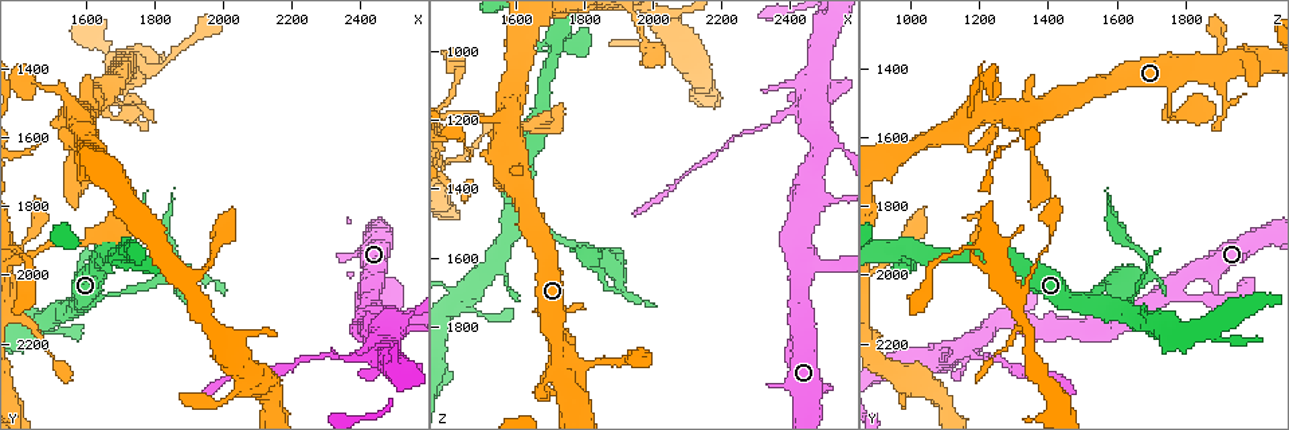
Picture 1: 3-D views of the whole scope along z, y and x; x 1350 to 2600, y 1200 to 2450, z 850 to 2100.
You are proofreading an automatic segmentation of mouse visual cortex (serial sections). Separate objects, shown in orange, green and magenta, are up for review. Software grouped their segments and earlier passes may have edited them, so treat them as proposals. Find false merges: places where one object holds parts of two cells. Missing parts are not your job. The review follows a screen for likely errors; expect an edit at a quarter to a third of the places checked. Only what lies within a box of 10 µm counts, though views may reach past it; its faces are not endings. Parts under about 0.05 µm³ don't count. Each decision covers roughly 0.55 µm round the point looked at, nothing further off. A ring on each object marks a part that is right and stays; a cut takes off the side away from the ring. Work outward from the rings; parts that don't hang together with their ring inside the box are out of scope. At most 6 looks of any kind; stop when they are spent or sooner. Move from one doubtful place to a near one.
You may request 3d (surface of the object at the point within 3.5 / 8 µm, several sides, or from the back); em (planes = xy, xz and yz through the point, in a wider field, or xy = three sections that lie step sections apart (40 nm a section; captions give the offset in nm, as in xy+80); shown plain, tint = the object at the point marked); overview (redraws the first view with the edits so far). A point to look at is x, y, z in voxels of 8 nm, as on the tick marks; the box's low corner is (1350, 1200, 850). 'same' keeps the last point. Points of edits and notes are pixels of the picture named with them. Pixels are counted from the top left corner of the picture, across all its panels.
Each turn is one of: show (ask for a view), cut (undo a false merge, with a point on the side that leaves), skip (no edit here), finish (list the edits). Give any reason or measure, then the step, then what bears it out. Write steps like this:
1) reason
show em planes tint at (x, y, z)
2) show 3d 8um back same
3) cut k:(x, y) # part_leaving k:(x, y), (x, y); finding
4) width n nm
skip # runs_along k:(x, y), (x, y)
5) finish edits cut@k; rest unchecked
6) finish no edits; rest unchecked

thin neck
show 3d 3.5um at (1680, 1530, 1760)

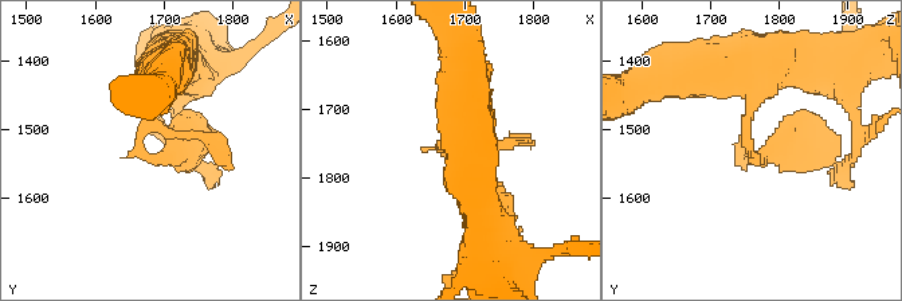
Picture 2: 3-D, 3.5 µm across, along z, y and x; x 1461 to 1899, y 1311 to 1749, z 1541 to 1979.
need the tissue
show em xy step 5 tint at (1675, 1535, 1760)

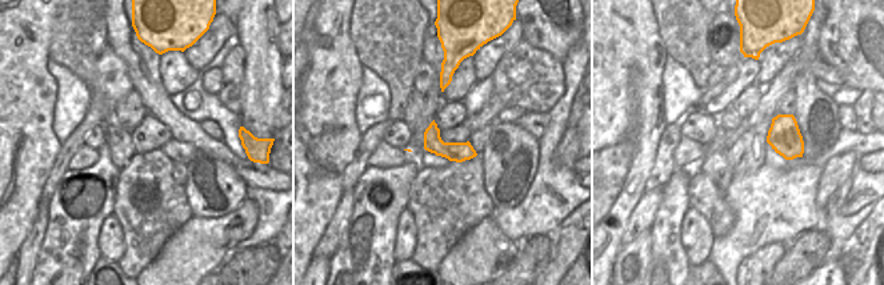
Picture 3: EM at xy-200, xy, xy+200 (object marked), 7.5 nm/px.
skip # runs_along 2:(740, 74), (753, 156), (808, 136); all the same cell

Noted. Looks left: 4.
branch point
show 3d 3.5um at (1570, 1570, 1320)

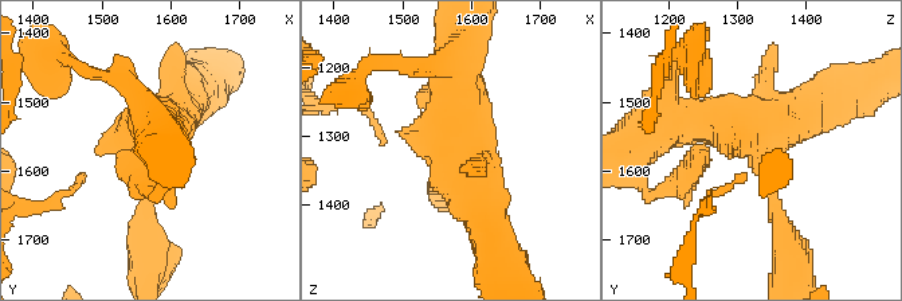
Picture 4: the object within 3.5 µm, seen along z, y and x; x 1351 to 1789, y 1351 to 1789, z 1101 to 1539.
now the EM
show em xy step 3 tint at (1570, 1570, 1330)

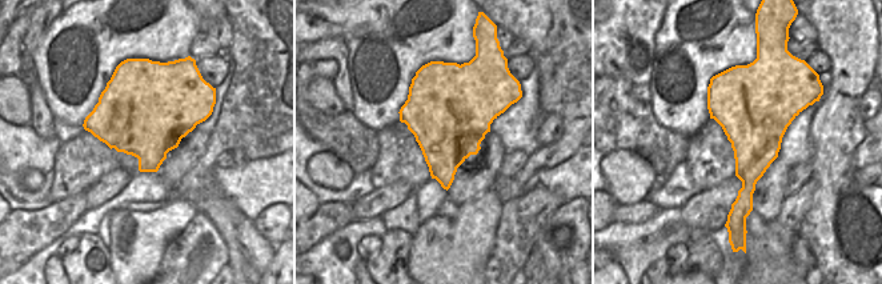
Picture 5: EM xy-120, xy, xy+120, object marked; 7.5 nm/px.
skip # continuous, no second cell

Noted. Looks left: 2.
two arms in line, one across
show 3d 8um back at (2440, 2200, 1180)

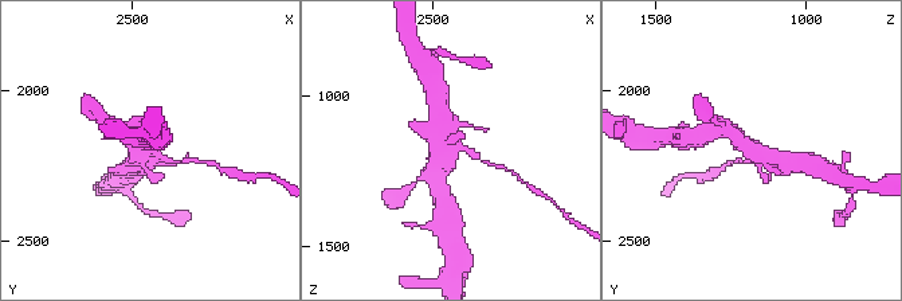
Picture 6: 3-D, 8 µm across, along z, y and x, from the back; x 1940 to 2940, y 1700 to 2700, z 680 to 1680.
now the EM
show em xy step 1 tint same

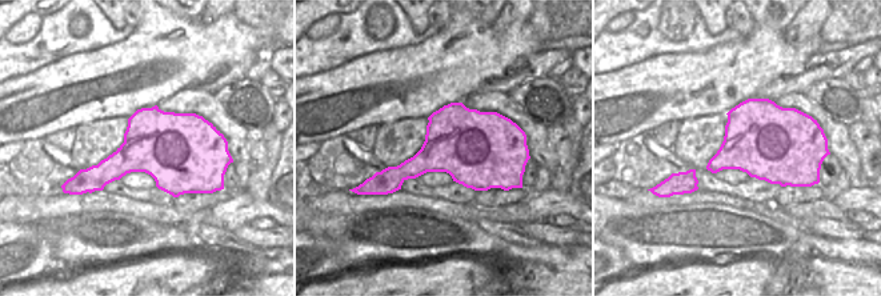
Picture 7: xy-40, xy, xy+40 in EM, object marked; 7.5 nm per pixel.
cut 6:(188, 160) # part_leaving 6:(168, 160), (193, 160), (216, 165); two cells meet here

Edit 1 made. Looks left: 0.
finish edits cut@6; rest unchecked

